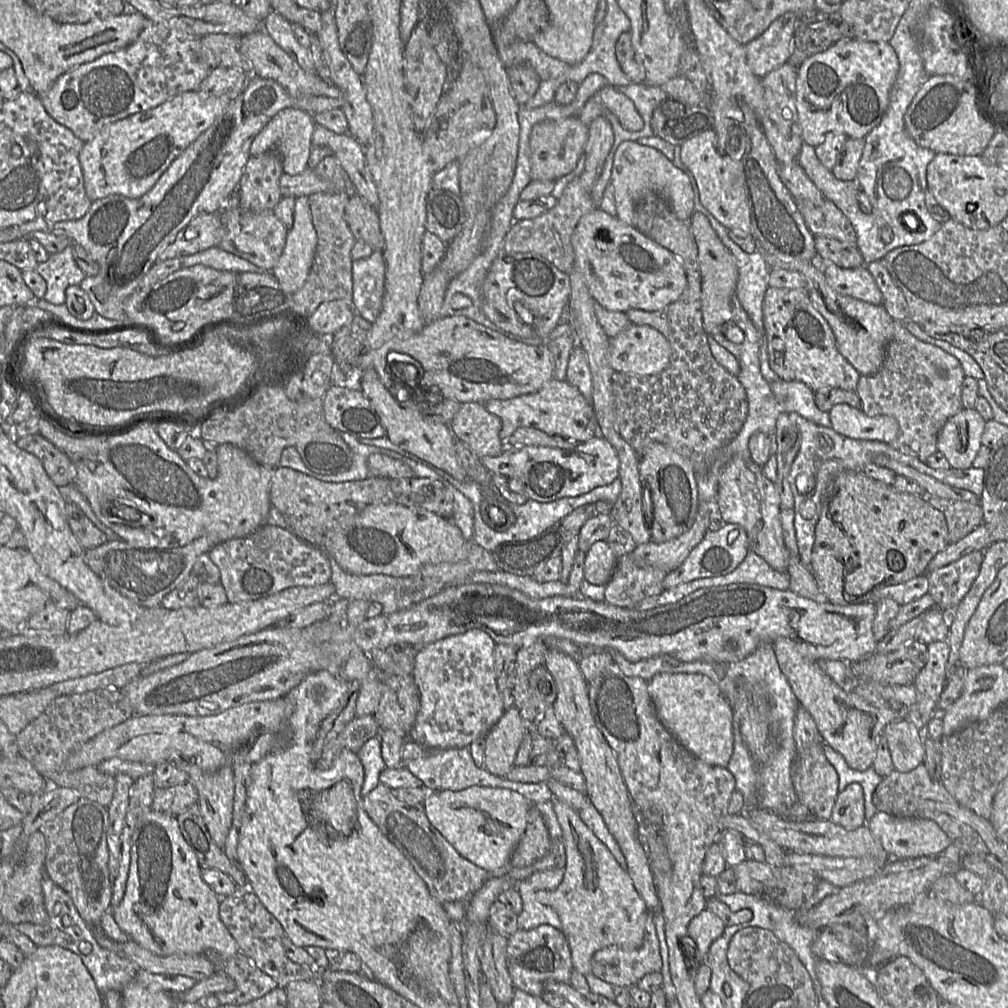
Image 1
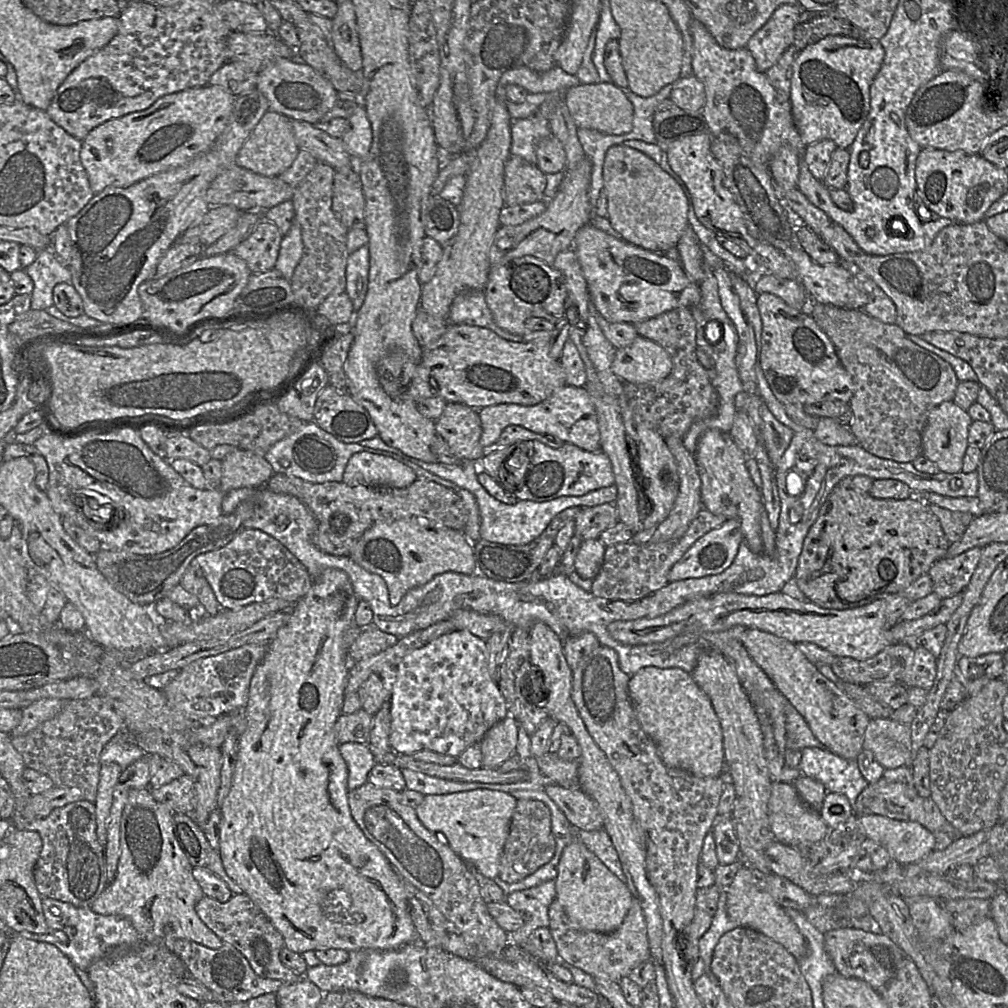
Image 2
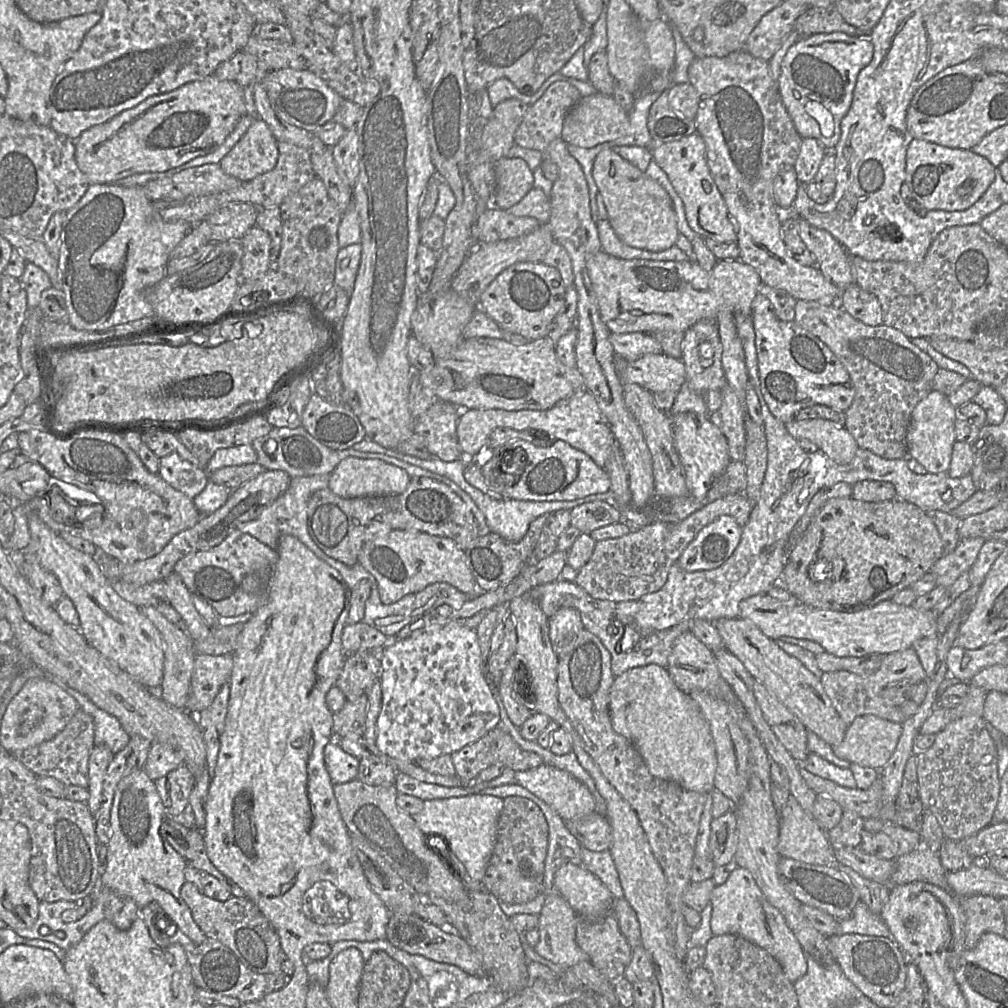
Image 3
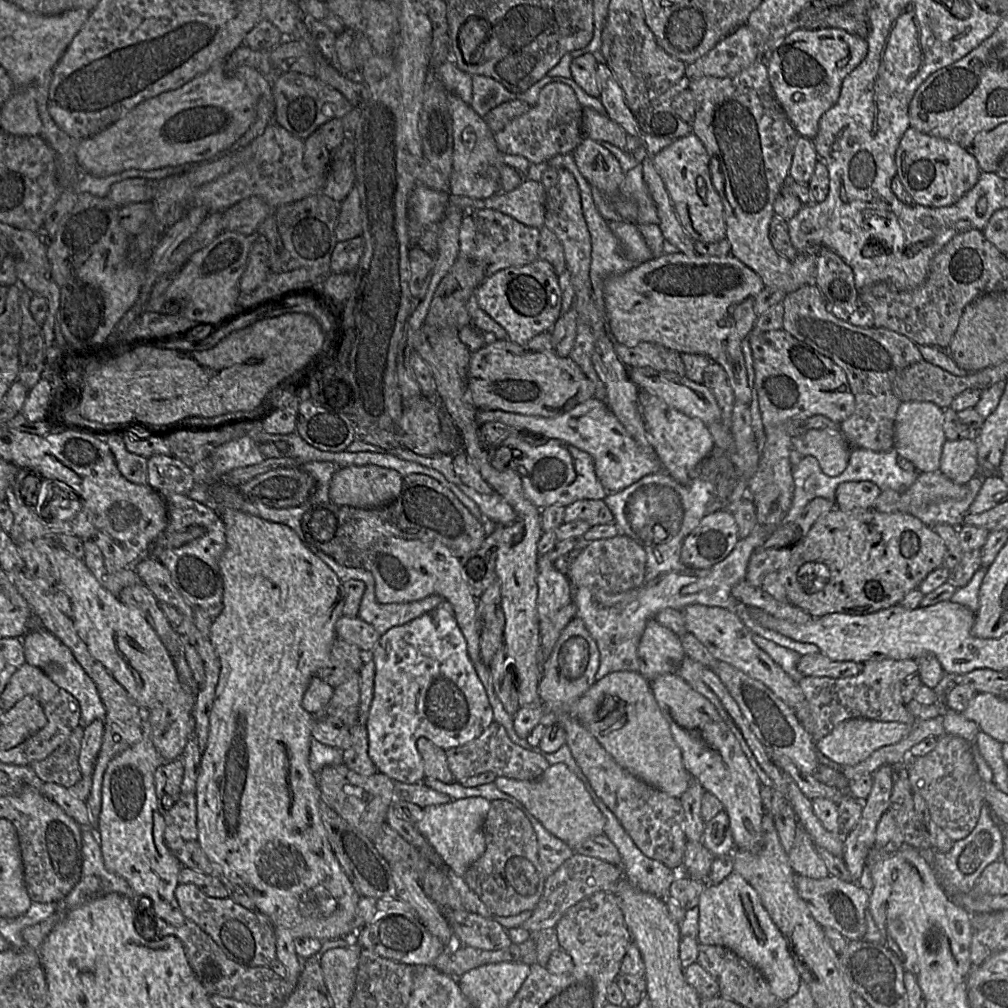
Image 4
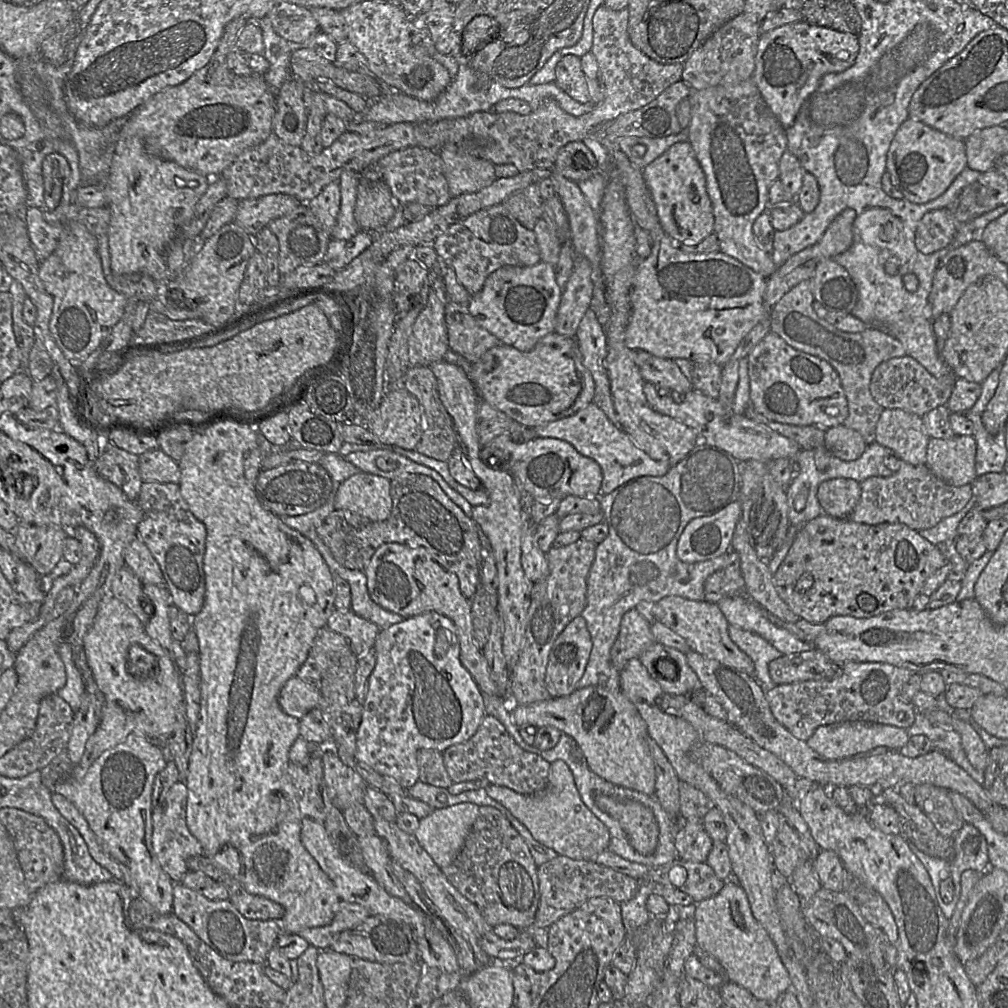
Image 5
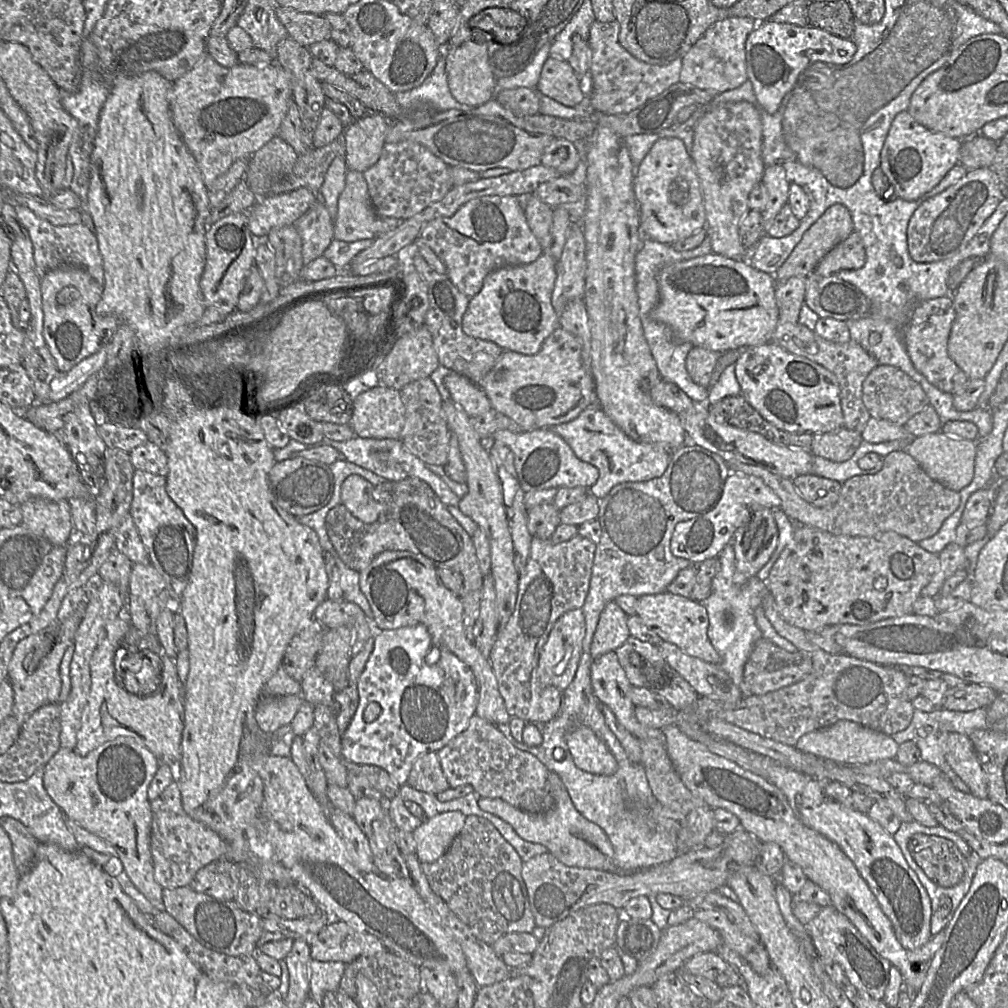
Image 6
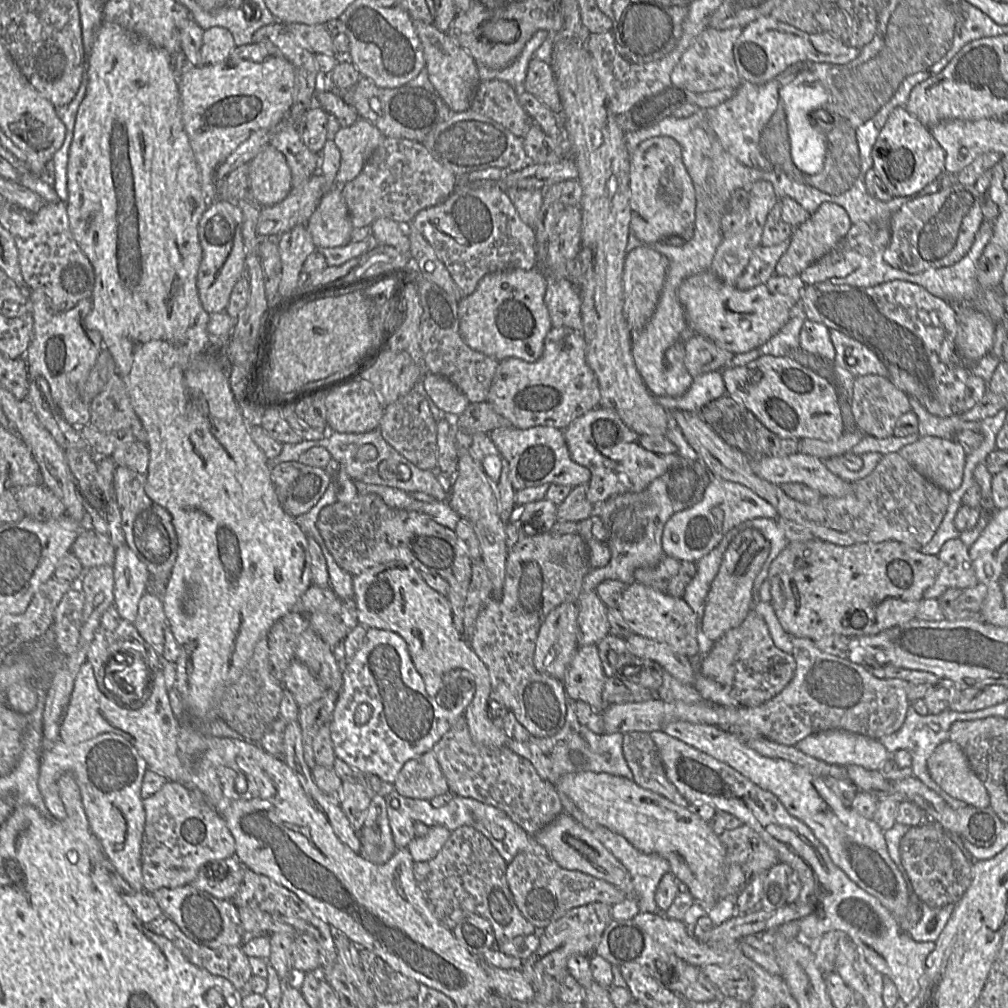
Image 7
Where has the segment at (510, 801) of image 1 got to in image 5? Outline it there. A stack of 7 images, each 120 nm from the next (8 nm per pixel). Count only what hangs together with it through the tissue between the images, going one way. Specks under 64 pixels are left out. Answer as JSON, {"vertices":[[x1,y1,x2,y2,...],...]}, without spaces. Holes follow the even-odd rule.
{"vertices":[[462,802,434,810,420,820,414,835,423,849,440,868,455,859,472,828,480,807]]}

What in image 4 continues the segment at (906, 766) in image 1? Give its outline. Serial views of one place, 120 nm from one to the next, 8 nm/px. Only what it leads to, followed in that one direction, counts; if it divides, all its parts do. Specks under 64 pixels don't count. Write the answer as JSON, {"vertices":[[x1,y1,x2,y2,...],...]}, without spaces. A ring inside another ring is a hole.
{"vertices":[[853,718,841,722,833,730,814,743,825,757,840,766,851,766,868,758,876,750,896,744,911,731,909,725,899,722,881,722,866,718]]}

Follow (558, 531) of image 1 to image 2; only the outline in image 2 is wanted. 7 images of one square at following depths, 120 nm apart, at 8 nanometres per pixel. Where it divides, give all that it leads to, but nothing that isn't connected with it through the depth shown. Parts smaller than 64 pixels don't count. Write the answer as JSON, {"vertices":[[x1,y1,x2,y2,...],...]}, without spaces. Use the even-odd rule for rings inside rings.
{"vertices":[[573,508,557,514,547,528,534,540,522,545,509,545,479,539,473,543,476,572,489,579,507,583,522,582,536,576,547,551,554,545,556,535,561,527,573,519]]}

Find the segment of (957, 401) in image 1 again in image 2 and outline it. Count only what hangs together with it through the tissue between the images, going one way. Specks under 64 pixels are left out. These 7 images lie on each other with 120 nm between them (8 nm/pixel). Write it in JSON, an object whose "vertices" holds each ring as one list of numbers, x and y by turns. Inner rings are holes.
{"vertices":[[810,303,807,305,806,310,808,310,809,314,815,320,817,325,826,333,826,335,832,341,837,356,840,359,842,365,850,374,853,383,854,383,854,395,850,401,850,406,853,412,853,420,849,426,851,432,854,434,857,444,861,446,866,451,871,454,878,456,880,458,893,460,896,462,913,462,918,456,922,455,922,433,925,428,928,415,932,409,937,407,943,402,953,401,956,388,959,384,959,380,955,374,952,366,943,360,938,355,920,347,919,345,912,342,905,331,898,326,896,323,887,324,881,322,880,320,868,315,861,309,848,309,848,308,840,308,832,305,825,305,820,303]]}

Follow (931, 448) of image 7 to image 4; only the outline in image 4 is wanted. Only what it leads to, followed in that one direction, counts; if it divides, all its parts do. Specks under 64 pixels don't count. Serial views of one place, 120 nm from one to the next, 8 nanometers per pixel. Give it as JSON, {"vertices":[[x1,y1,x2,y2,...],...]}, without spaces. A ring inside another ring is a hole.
{"vertices":[[972,439,947,440,942,449,939,471,959,485,978,475,977,441]]}

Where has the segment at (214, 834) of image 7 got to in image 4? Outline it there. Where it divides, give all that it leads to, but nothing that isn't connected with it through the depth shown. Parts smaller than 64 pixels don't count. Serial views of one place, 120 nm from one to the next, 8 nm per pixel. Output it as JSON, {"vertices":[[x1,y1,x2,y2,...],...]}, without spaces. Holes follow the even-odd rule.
{"vertices":[[181,793,177,802,163,813,165,829,163,833,169,848,175,841,197,840,197,809,195,794]]}

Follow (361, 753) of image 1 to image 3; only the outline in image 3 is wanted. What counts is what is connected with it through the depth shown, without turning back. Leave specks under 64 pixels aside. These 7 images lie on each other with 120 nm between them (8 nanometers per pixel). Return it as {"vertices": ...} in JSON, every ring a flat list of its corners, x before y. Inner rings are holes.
{"vertices":[[337,741,325,746,324,761,333,784,357,779,359,759,344,752]]}

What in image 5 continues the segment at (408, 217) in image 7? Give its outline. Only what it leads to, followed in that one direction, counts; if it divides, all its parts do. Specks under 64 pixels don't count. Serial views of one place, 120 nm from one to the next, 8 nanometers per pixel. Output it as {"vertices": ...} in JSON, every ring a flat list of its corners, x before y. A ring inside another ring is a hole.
{"vertices":[[416,146,406,147,385,155,374,166,400,206,419,203,435,208,444,205,451,198,448,183,443,174,443,162,437,150]]}

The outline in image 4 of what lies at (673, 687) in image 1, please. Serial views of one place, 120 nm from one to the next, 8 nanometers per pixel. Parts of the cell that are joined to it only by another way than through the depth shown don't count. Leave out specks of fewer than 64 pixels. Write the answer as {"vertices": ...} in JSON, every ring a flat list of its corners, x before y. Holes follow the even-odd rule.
{"vertices":[[618,671,597,680,588,691,569,705,569,715,584,725,602,747,624,769,647,784,678,798,693,778,685,769,681,749,671,734,670,726,654,697,650,681,636,671]]}

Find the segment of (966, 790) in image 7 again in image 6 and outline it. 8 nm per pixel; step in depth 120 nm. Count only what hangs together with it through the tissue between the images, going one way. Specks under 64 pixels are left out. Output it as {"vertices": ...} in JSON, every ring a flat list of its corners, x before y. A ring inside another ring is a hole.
{"vertices":[[951,733,944,744,945,760,966,785,967,792,981,799,988,798,987,781,969,736]]}

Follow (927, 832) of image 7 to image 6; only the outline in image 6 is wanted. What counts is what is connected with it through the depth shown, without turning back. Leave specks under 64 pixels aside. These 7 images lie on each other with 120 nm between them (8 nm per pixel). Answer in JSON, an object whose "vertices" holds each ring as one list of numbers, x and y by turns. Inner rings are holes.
{"vertices":[[916,833,908,841,908,850,925,875,938,886,950,888,962,880,965,858,952,841]]}

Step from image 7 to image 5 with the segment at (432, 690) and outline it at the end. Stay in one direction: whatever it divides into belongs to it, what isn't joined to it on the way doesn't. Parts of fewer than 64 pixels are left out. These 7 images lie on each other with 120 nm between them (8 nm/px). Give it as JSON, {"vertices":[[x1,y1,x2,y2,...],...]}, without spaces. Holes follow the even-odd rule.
{"vertices":[[383,544,375,551,364,569,368,593,376,604,404,618,426,612,436,612,448,617,455,626,462,665,471,673,483,695,499,696,484,653,473,638,470,599,461,593,458,577,449,570,450,565,443,565,438,559,438,555,431,554,423,547]]}

